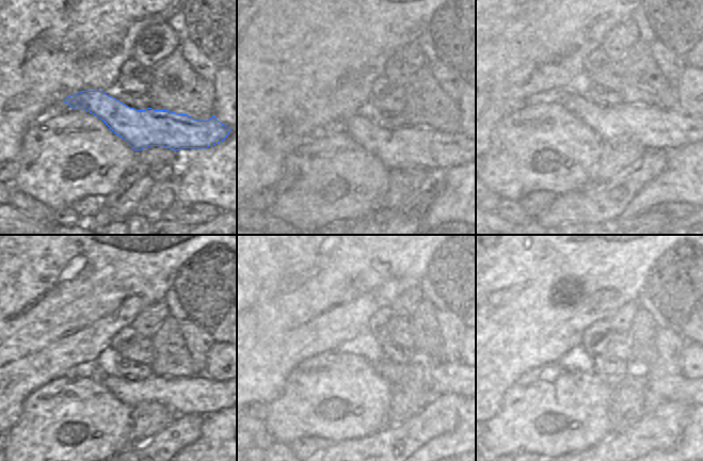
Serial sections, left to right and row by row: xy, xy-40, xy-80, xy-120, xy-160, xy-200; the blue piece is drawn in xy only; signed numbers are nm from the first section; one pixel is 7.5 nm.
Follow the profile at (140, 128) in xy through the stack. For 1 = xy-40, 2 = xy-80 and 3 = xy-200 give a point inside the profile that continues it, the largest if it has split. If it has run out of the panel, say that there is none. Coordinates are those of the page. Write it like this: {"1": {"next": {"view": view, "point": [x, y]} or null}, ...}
{"1": {"next": {"view": "xy-40", "point": [379, 128]}}, "2": {"next": {"view": "xy-80", "point": [652, 124]}}, "3": {"next": {"view": "xy-200", "point": [692, 392]}}}

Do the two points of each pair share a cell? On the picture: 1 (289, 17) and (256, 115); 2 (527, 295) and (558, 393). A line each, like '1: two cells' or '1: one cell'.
1: one cell
2: two cells

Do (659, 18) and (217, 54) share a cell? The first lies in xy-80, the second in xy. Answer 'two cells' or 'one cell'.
two cells

